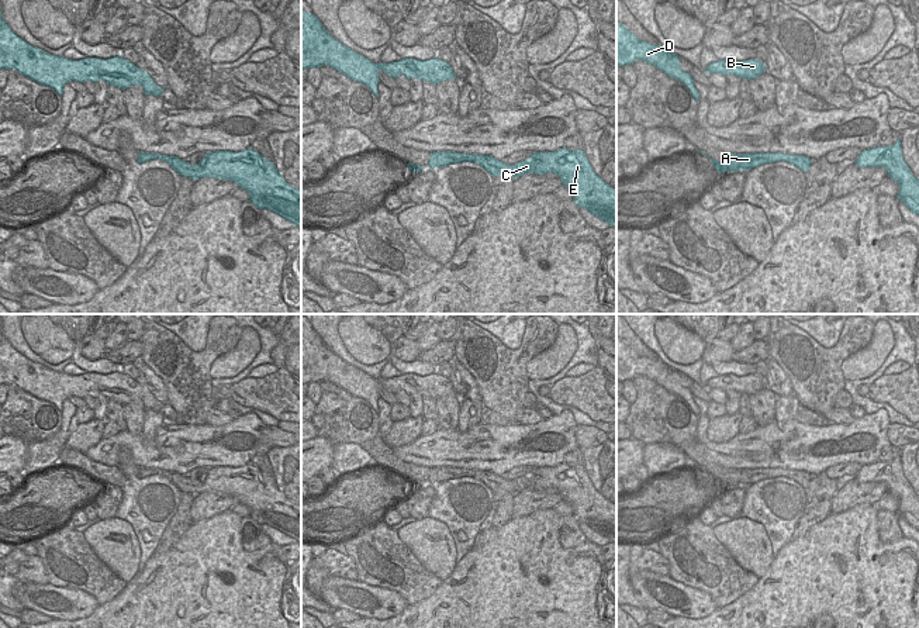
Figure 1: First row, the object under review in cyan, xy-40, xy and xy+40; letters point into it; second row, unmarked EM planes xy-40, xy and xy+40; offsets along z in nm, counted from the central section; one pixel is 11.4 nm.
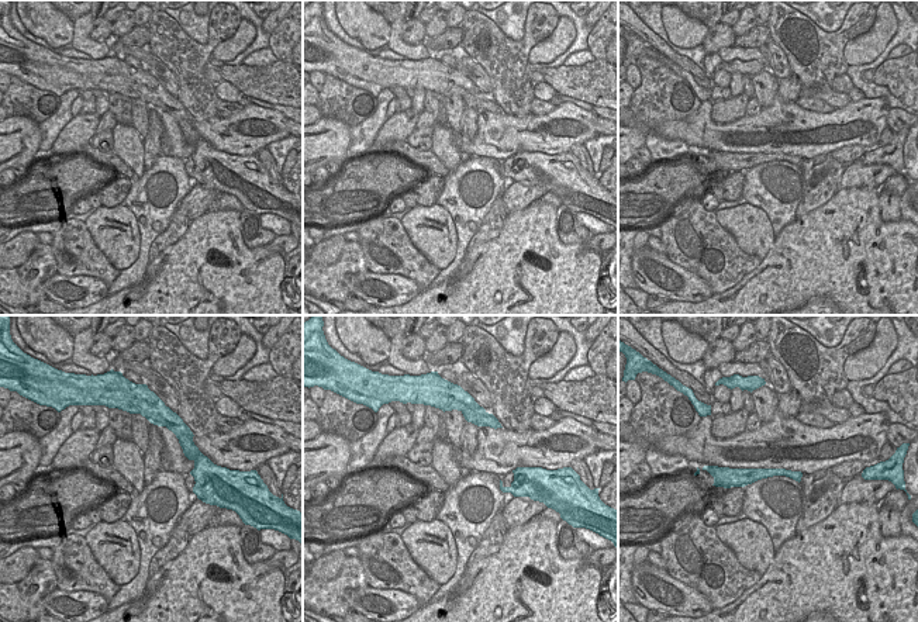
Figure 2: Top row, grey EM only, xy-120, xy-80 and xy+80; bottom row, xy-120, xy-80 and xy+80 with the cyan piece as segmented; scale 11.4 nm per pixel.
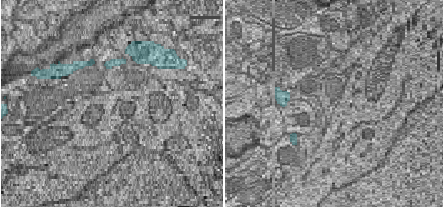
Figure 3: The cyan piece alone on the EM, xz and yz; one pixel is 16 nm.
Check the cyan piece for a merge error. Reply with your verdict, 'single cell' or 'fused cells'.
single cell

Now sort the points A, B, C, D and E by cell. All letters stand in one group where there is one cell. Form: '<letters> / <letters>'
A B C D E

